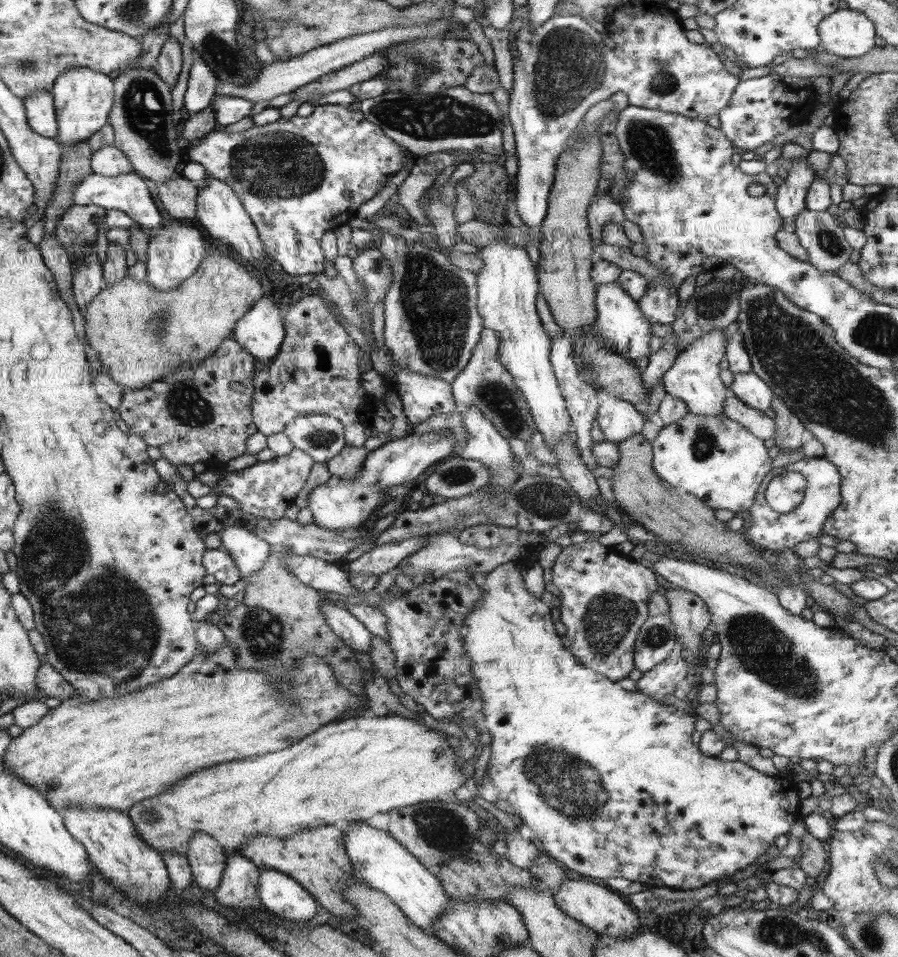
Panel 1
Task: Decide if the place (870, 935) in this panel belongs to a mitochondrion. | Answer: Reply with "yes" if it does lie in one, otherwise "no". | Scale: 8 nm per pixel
yes

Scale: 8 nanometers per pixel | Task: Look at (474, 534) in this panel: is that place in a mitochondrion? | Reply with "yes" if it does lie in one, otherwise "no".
no

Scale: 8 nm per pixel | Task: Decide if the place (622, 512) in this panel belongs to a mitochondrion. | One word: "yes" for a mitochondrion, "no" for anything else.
no

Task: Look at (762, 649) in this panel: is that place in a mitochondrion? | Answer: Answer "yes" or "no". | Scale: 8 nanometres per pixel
yes

